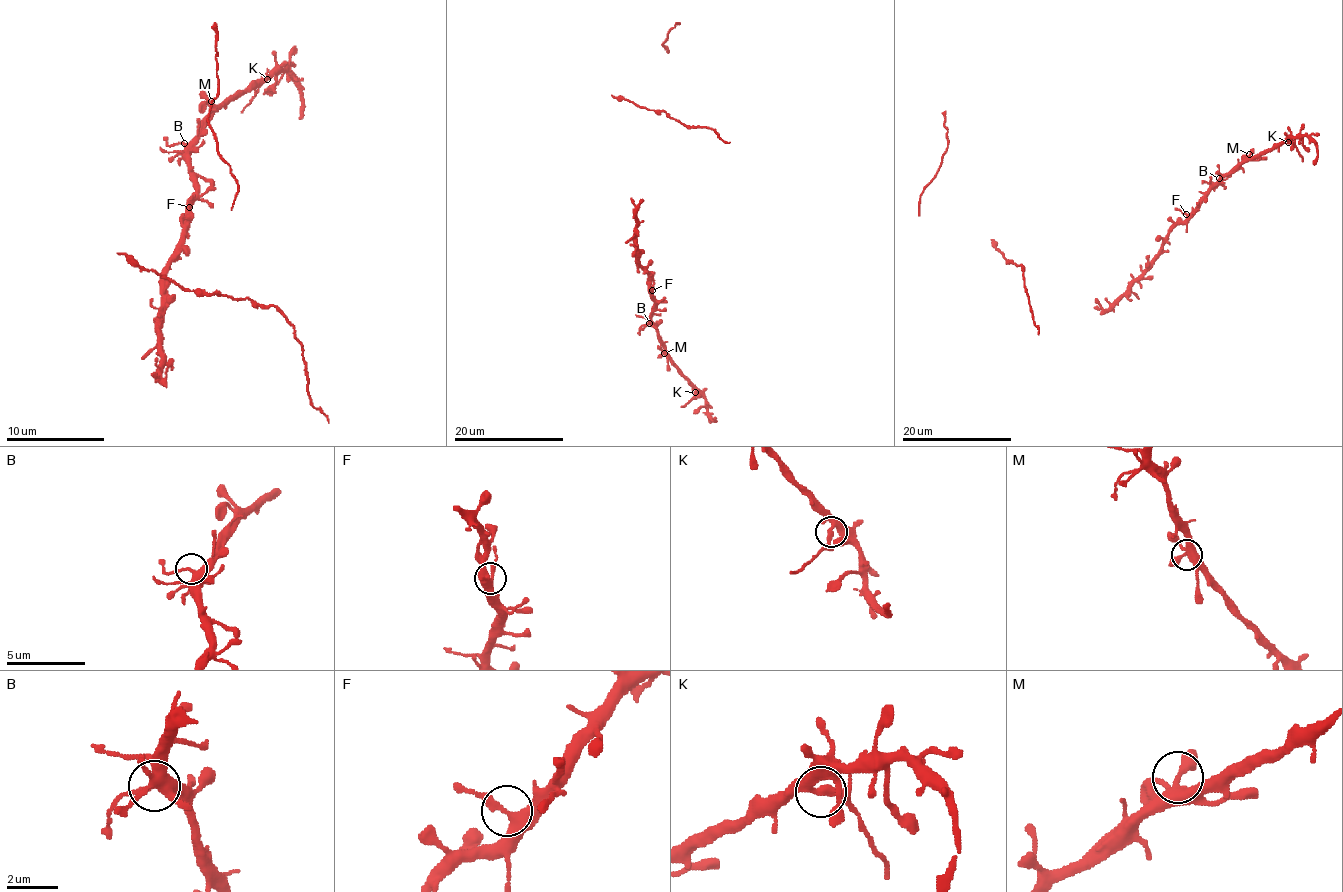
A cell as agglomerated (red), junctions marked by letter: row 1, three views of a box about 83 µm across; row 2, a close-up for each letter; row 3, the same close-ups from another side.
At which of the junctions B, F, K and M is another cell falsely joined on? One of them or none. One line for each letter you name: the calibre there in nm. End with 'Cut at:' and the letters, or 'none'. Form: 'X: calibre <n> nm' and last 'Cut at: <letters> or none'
K: calibre 280 nm
Cut at: K

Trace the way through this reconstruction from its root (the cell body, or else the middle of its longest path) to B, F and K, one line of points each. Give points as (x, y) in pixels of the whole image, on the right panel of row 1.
B: (1095, 299), (1106, 310), (1149, 264), (1164, 237), (1192, 212), (1219, 178)
F: (1095, 299), (1106, 310), (1149, 264), (1164, 237), (1186, 218), (1186, 214)
K: (1095, 299), (1106, 310), (1149, 264), (1164, 237), (1223, 176), (1243, 163), (1288, 142)

